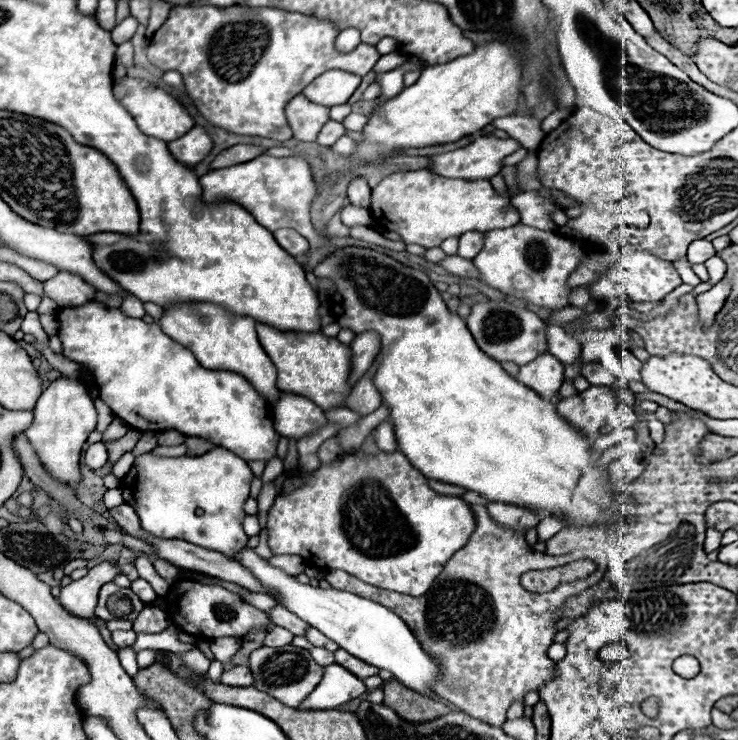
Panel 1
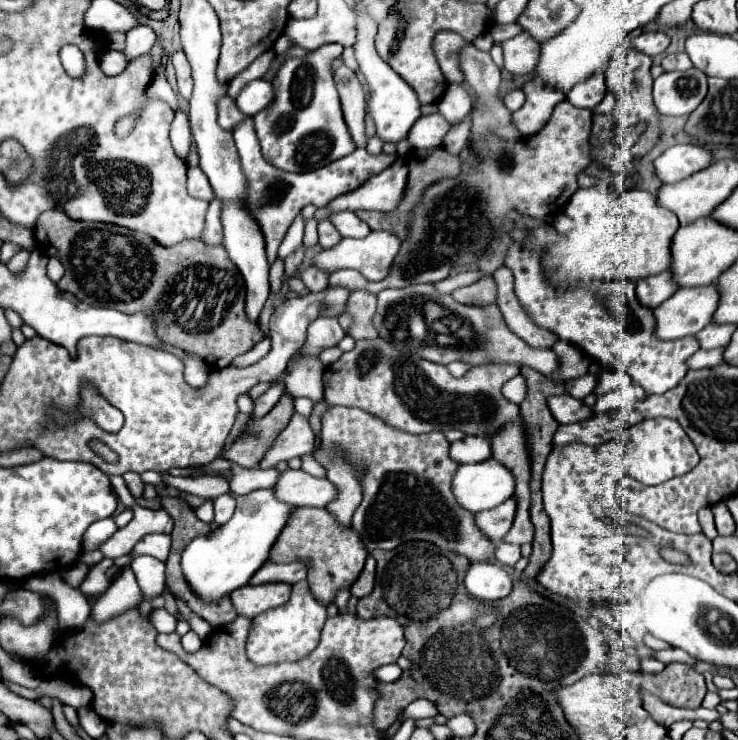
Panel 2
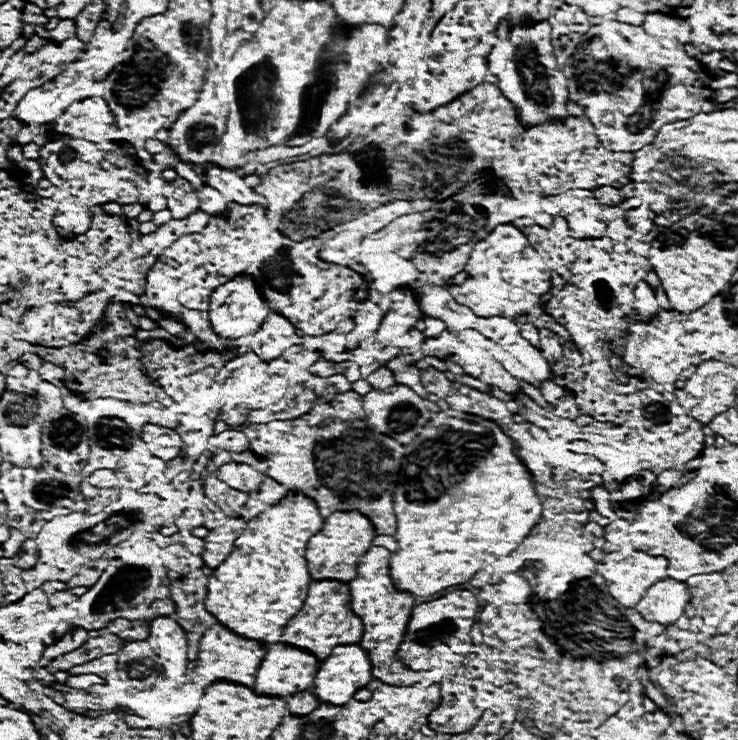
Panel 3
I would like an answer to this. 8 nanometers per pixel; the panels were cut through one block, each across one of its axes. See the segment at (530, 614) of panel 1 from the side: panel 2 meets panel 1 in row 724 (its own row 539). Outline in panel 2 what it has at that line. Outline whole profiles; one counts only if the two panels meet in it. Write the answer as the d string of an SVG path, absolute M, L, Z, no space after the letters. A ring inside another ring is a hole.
M508 498L504 504L490 508L488 512L478 512L476 514L476 526L492 540L500 542L506 532L510 530L516 514L516 498Z

